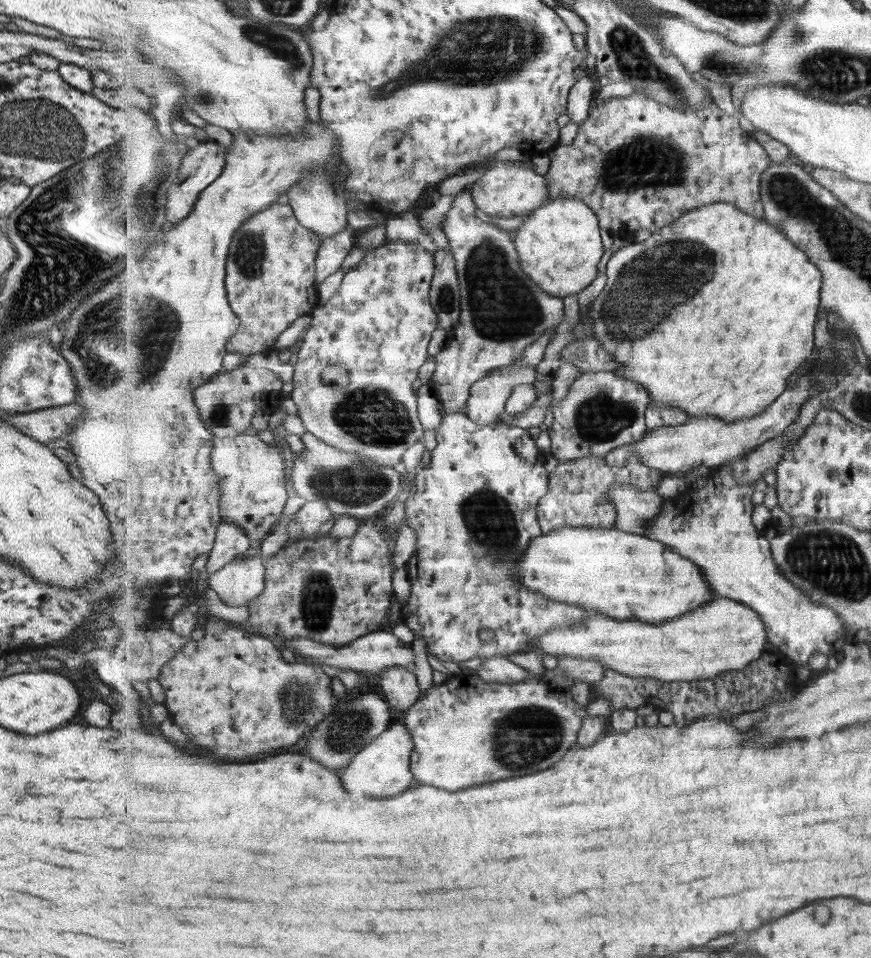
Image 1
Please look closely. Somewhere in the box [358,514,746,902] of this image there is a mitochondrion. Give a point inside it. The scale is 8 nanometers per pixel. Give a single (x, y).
(524, 738)

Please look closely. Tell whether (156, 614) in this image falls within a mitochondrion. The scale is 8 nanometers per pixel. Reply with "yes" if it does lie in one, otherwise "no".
no

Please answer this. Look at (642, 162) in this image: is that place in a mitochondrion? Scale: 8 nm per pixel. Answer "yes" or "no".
yes

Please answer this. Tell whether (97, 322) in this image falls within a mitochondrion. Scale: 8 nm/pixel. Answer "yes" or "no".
yes

